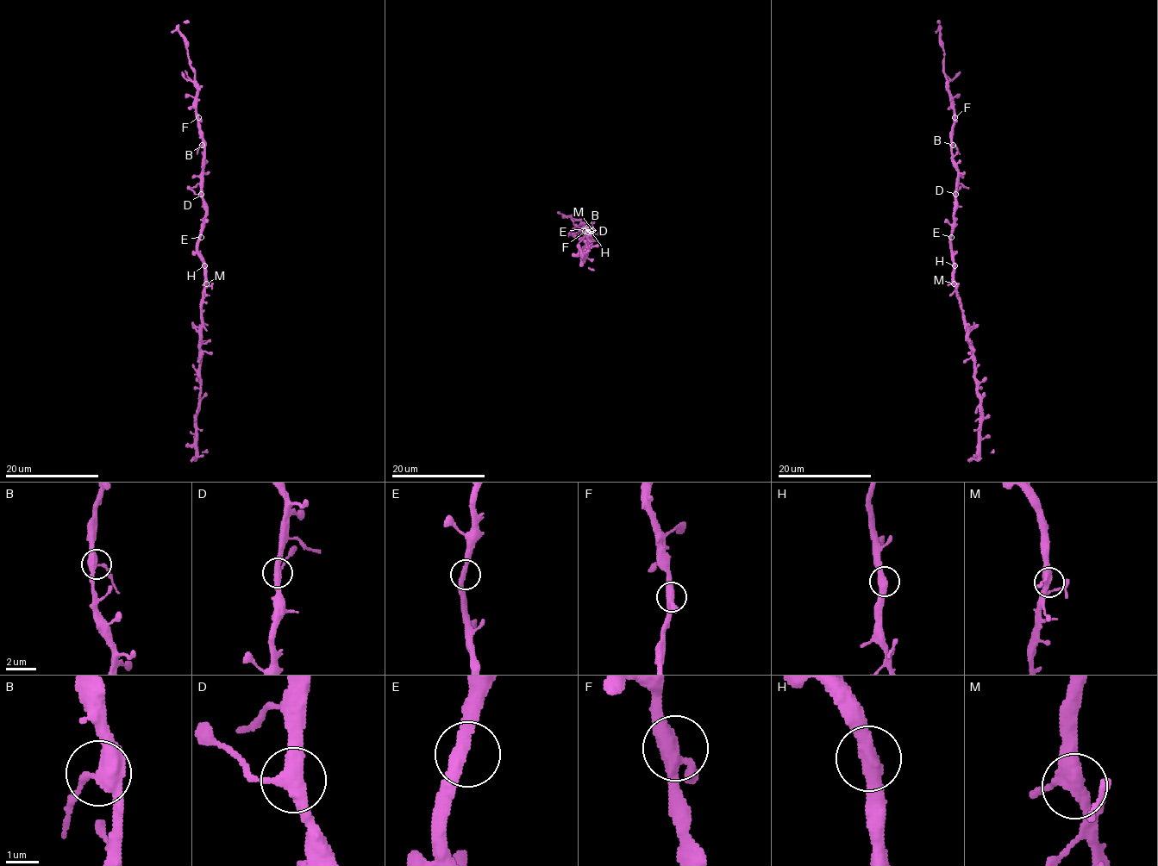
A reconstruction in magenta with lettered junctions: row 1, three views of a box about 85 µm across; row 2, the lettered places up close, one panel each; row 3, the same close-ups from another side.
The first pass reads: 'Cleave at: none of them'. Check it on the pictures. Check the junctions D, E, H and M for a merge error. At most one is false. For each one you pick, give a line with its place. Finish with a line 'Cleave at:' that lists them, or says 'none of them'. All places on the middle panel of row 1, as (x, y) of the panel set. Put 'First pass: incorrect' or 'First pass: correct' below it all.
Cleave at: none of them
First pass: correct

